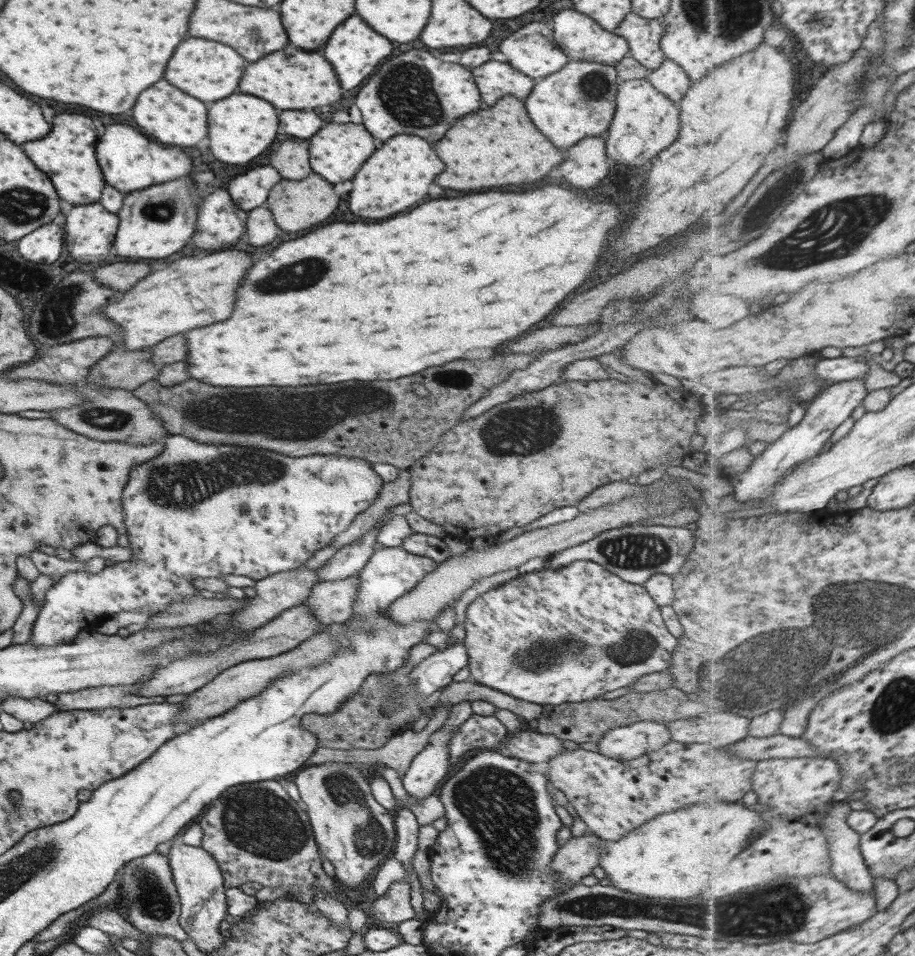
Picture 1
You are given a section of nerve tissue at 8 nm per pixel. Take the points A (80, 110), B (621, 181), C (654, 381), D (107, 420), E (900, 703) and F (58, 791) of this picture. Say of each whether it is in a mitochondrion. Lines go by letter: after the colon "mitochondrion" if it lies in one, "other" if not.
A: other
B: other
C: other
D: mitochondrion
E: mitochondrion
F: other

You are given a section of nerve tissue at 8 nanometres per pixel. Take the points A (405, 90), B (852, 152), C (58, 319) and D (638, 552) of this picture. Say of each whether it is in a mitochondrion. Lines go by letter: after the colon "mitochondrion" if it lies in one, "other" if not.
A: mitochondrion
B: other
C: mitochondrion
D: mitochondrion

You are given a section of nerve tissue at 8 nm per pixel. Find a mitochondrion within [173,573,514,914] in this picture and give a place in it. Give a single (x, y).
(260, 822)

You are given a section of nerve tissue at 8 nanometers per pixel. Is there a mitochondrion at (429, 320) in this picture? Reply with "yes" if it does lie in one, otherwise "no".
no

